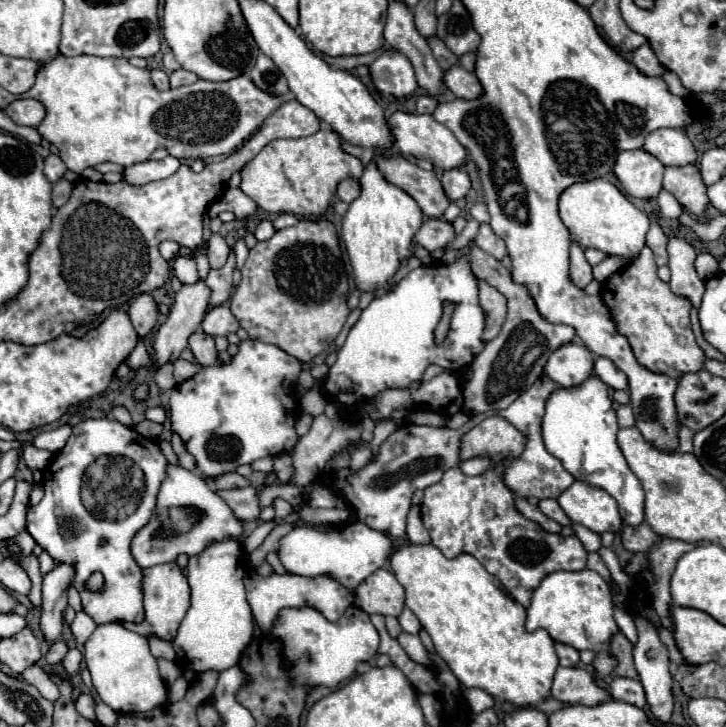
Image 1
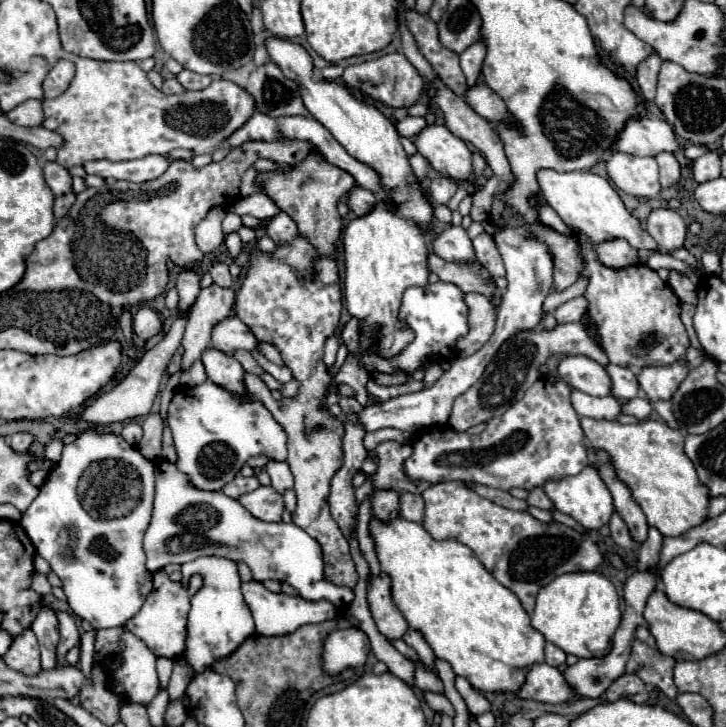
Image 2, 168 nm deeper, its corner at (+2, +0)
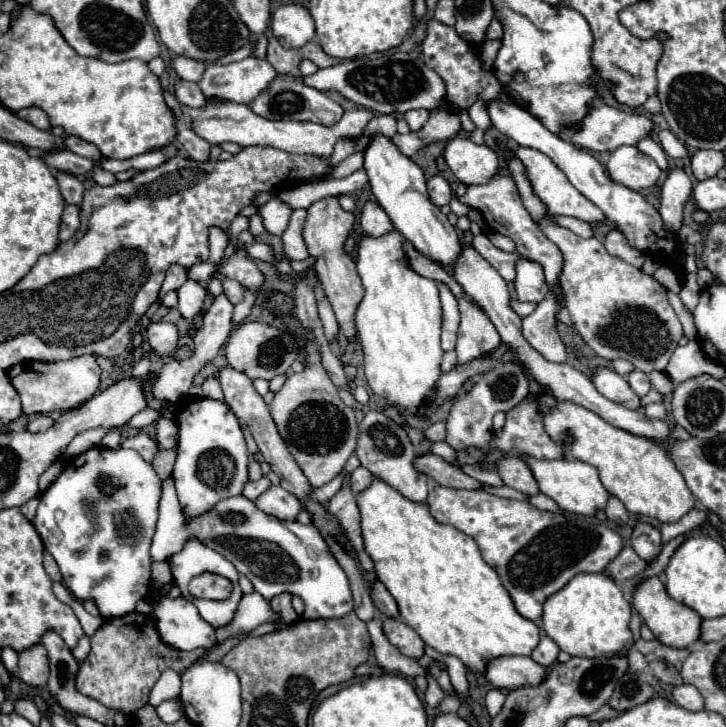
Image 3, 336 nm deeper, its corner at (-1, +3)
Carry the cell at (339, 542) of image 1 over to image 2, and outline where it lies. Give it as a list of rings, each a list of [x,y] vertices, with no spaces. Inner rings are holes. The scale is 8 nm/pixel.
[[[161,459],[155,467],[157,471],[157,491],[155,491],[155,507],[149,529],[145,531],[143,549],[147,555],[147,569],[157,571],[169,563],[187,563],[203,555],[227,557],[231,561],[245,561],[255,581],[277,579],[293,585],[303,599],[317,601],[327,599],[335,607],[343,607],[353,601],[353,591],[337,587],[333,583],[325,583],[321,579],[323,573],[323,551],[321,545],[307,535],[301,527],[293,523],[265,523],[237,503],[237,499],[227,497],[221,491],[203,491],[191,485],[191,479],[181,473],[175,463]],[[189,509],[189,523],[209,523],[207,531],[189,529],[179,523],[183,511]]]

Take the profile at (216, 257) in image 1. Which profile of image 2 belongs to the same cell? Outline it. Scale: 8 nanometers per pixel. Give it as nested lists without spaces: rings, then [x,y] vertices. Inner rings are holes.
[[[215,261],[211,267],[209,267],[209,273],[213,277],[213,283],[221,285],[221,287],[231,287],[233,285],[233,279],[229,275],[229,267],[221,261]]]

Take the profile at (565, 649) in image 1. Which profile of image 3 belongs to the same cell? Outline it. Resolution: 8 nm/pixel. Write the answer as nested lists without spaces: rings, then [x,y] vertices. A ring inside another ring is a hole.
[[[546,634],[540,638],[540,644],[532,650],[532,654],[530,654],[530,658],[534,660],[534,662],[538,662],[540,666],[552,666],[554,662],[556,662],[556,656],[558,656],[558,652],[560,652],[560,648],[558,648],[558,644],[552,640],[552,638],[548,638]]]

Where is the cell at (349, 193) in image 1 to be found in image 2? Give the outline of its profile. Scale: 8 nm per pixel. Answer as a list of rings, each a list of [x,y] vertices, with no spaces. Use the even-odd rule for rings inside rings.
[[[355,185],[351,191],[349,191],[349,199],[347,199],[347,205],[349,209],[355,213],[355,215],[365,215],[369,213],[369,209],[375,205],[375,195],[359,185]]]

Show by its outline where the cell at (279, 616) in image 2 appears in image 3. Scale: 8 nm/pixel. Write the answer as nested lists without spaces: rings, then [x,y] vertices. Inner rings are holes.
[[[252,592],[252,594],[246,594],[242,596],[240,604],[238,604],[238,610],[230,622],[230,626],[222,626],[216,630],[216,638],[220,642],[226,642],[234,636],[240,636],[240,634],[248,634],[252,632],[254,628],[258,628],[260,624],[264,622],[270,622],[274,620],[276,614],[272,612],[268,600],[264,600],[258,592]]]

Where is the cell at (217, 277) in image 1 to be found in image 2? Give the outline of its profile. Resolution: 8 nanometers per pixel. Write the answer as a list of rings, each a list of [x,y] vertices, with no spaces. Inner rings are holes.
[[[211,285],[201,289],[197,301],[189,311],[189,321],[183,337],[183,363],[181,369],[187,371],[195,359],[211,345],[211,327],[225,319],[235,303],[235,291],[231,287],[223,289],[219,285]]]

